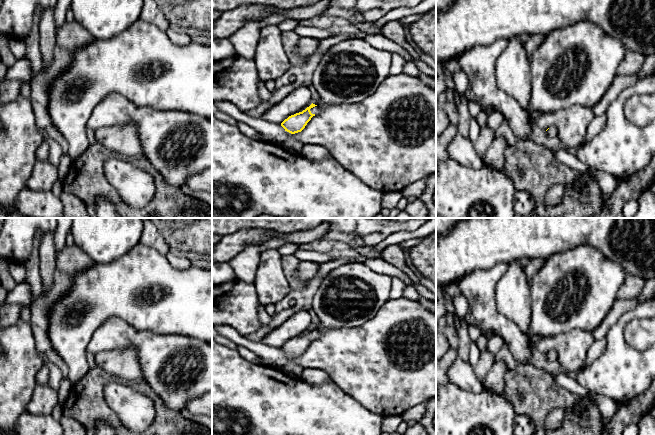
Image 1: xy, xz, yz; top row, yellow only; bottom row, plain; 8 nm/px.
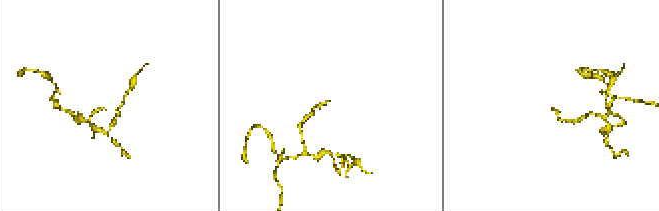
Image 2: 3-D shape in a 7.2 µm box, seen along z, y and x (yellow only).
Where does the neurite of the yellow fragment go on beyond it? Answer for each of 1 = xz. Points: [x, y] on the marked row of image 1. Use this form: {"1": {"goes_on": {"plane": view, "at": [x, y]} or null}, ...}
{"1": {"goes_on": {"plane": "xz", "at": [316, 109]}}}

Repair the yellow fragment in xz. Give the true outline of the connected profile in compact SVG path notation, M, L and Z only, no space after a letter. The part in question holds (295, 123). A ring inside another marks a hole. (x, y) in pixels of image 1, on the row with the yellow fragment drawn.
M312 103L302 112L289 116L281 123L281 126L285 129L285 131L291 134L301 132L311 120L311 118L319 111L320 107Z

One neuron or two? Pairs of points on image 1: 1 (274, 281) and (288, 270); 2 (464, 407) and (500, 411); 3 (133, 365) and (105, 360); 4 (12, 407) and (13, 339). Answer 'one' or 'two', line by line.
1: two
2: one
3: one
4: one

